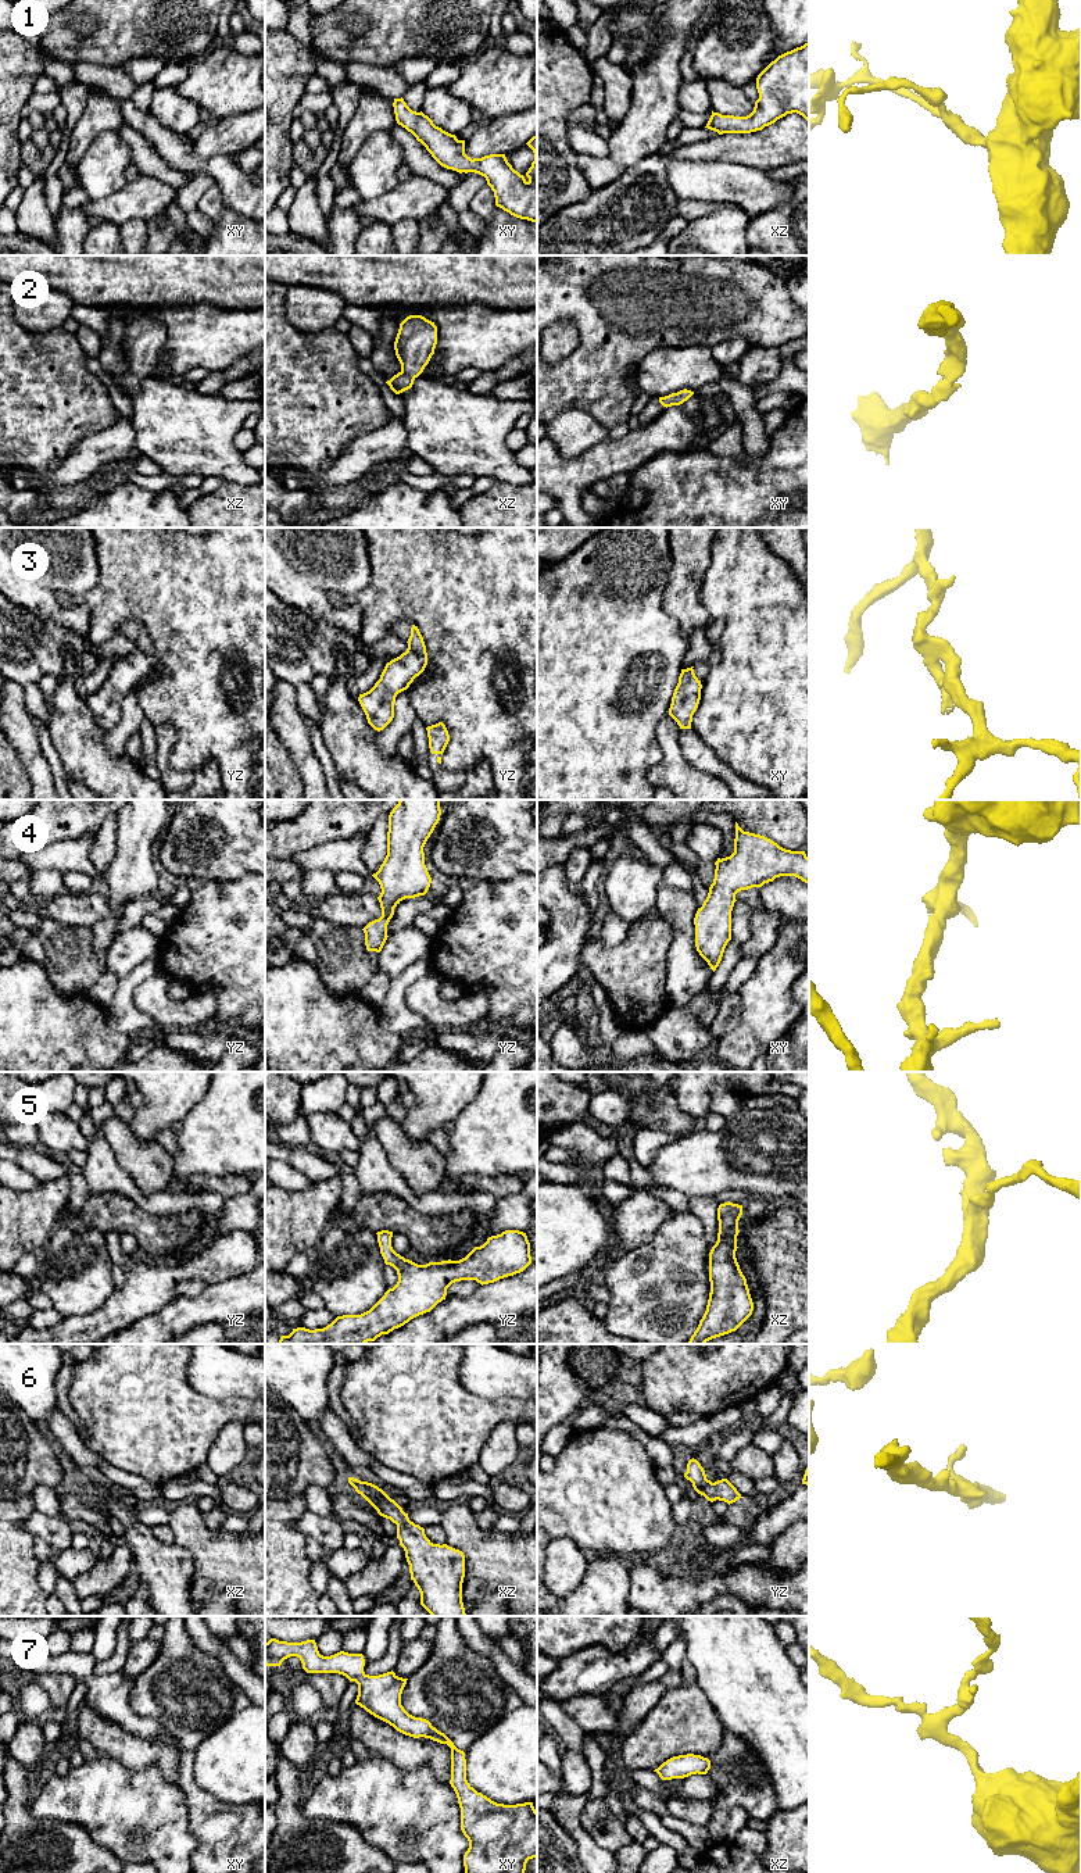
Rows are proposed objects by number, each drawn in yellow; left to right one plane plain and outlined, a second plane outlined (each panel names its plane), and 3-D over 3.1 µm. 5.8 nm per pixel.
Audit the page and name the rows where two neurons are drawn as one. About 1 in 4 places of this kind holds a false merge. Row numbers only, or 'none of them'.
none of them

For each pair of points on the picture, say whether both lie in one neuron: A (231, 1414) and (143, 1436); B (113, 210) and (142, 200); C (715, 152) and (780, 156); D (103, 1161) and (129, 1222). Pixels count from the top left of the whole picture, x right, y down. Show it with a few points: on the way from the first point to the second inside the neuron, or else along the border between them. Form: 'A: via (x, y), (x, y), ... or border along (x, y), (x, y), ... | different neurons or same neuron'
A: via (208, 1416), (165, 1428) | same neuron
B: via (120, 207), (135, 200) | same neuron
C: via (731, 150), (763, 150) | same neuron
D: border along (88, 1193), (121, 1193), (145, 1211) | different neurons

